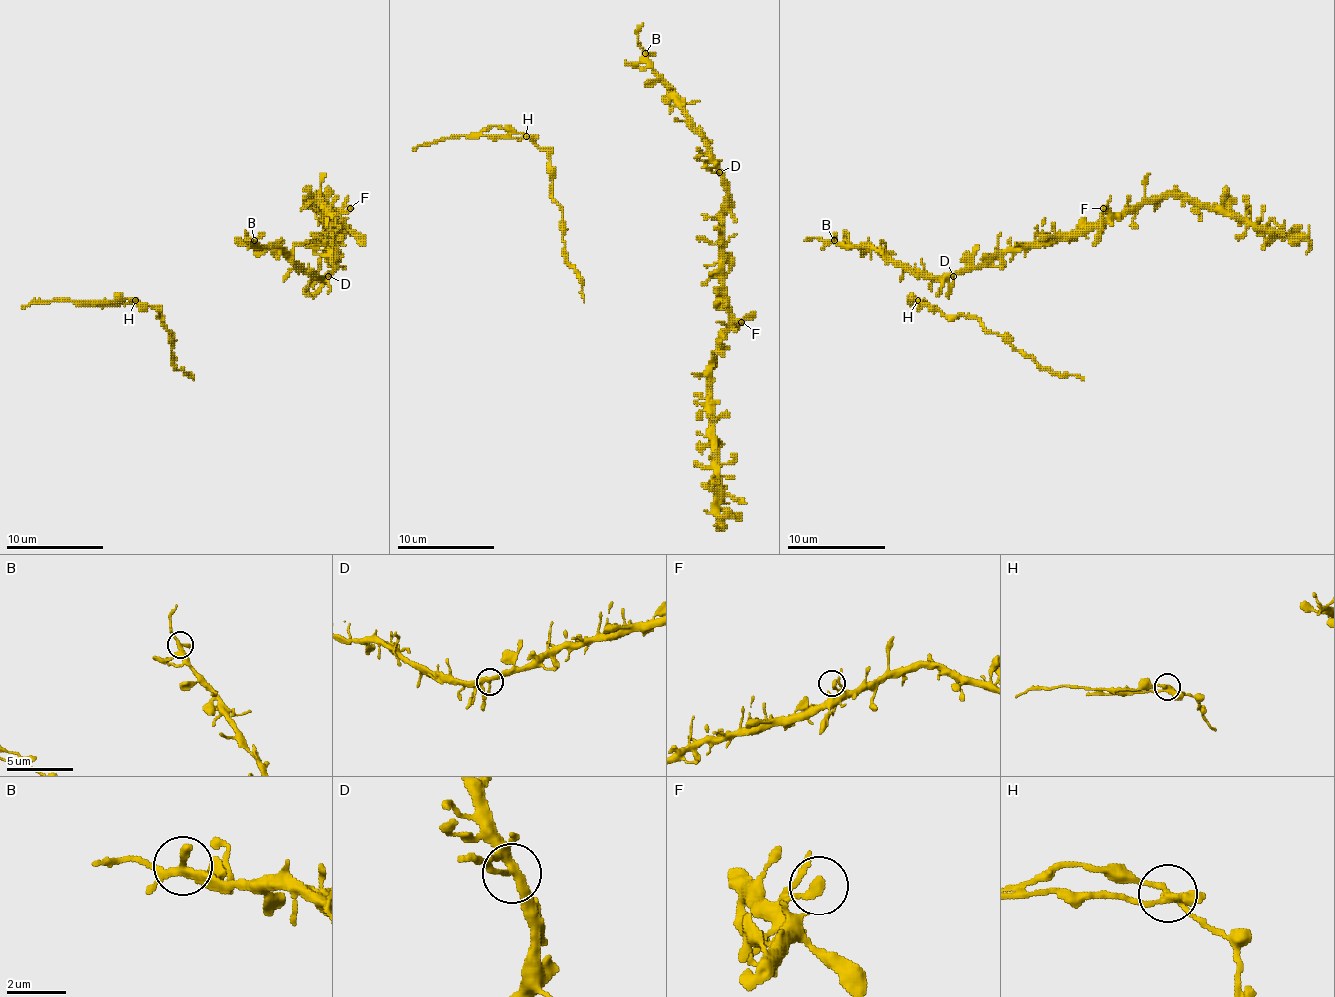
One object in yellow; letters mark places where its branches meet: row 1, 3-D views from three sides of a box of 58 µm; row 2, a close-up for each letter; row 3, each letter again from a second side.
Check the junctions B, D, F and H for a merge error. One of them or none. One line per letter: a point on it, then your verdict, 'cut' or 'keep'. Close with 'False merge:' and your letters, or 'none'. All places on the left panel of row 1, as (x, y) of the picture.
B: at (254, 240); keep
D: at (328, 276); keep
F: at (350, 208); keep
H: at (135, 300); cut
False merge: H

